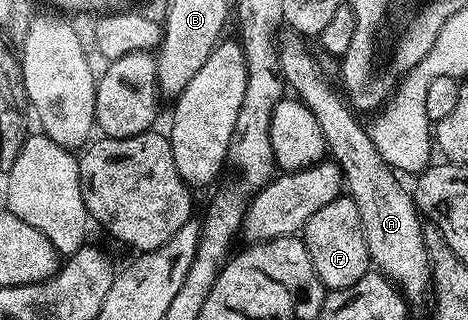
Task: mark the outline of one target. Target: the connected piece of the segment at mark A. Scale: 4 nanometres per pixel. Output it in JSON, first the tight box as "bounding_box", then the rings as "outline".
{"bounding_box":[278,29,432,300],"outline":[[[286,29],[278,37],[280,64],[285,84],[300,102],[307,105],[322,128],[327,154],[344,175],[347,194],[358,205],[366,233],[368,257],[375,270],[389,276],[409,300],[425,298],[432,274],[428,254],[422,241],[424,223],[416,210],[413,196],[400,188],[397,176],[378,153],[369,130],[362,128],[357,114],[343,94],[328,81],[323,67],[309,53],[307,40],[299,33]]]}

